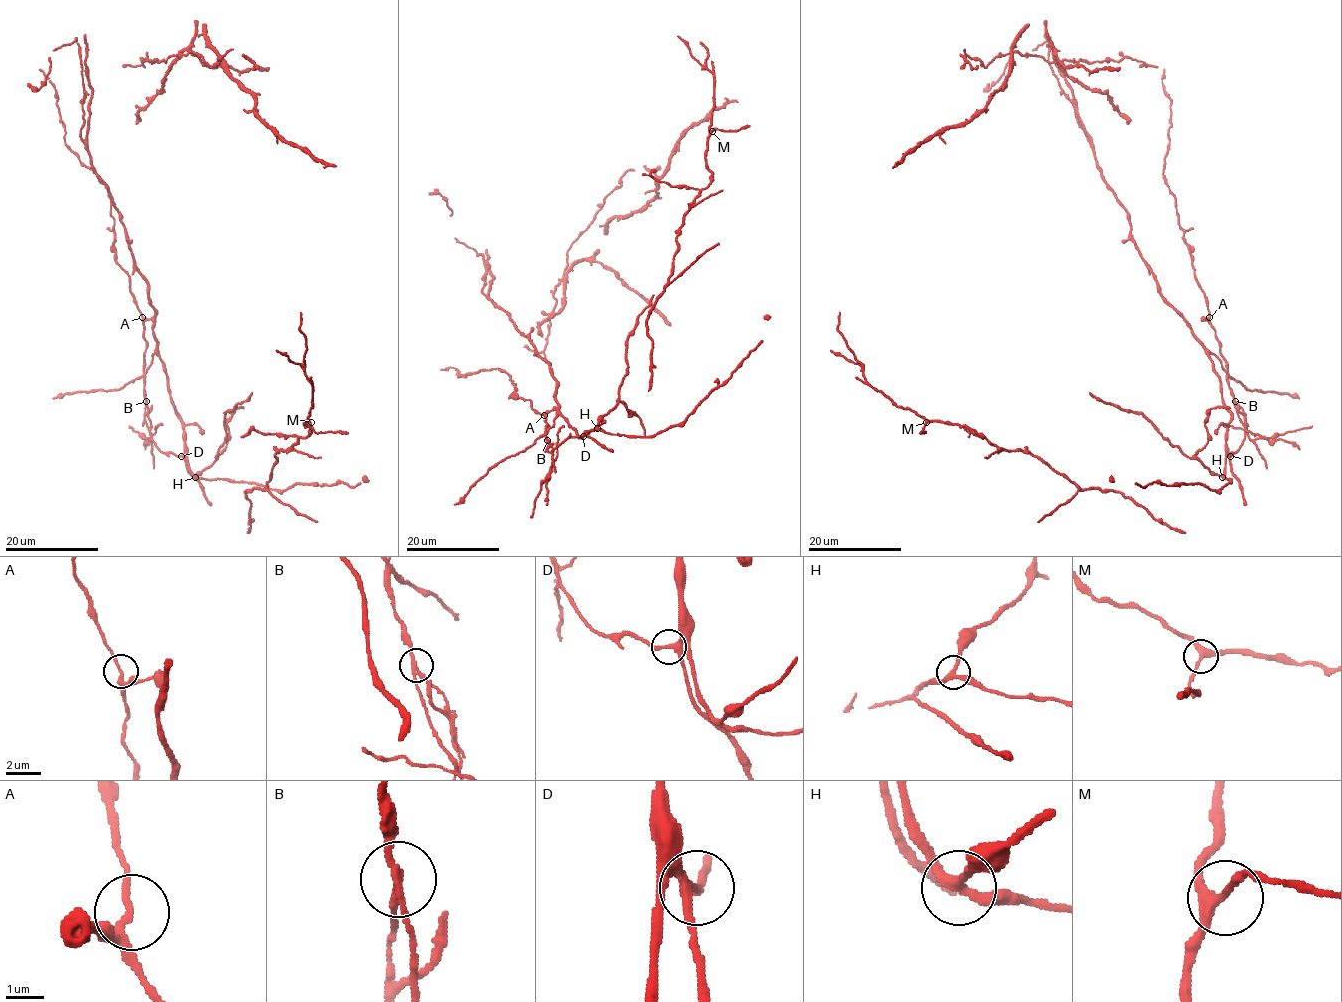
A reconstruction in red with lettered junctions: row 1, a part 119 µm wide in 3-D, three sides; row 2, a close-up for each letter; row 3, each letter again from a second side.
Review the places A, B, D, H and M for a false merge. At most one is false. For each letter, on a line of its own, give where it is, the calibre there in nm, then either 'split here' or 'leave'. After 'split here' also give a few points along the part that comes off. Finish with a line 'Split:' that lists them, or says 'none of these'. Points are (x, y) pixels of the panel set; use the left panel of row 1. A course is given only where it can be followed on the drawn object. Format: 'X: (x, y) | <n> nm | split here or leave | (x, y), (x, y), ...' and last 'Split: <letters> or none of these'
A: (142, 317) | 190 nm | leave
B: (146, 401) | 180 nm | split here | (146, 401), (145, 416), (151, 439), (129, 425)
D: (181, 456) | 240 nm | leave
H: (195, 477) | 240 nm | leave
M: (311, 422) | 260 nm | leave
Split: B

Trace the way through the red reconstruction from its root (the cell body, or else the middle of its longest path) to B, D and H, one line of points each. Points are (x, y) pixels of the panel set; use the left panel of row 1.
B: (161, 360), (154, 353), (145, 373), (146, 401)
D: (161, 360), (171, 402), (183, 428), (181, 456)
H: (161, 360), (171, 402), (183, 428), (188, 467), (195, 477)

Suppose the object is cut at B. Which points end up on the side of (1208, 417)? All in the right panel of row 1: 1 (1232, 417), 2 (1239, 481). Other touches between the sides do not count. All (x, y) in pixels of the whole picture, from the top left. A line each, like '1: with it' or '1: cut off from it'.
1: with it
2: with it

